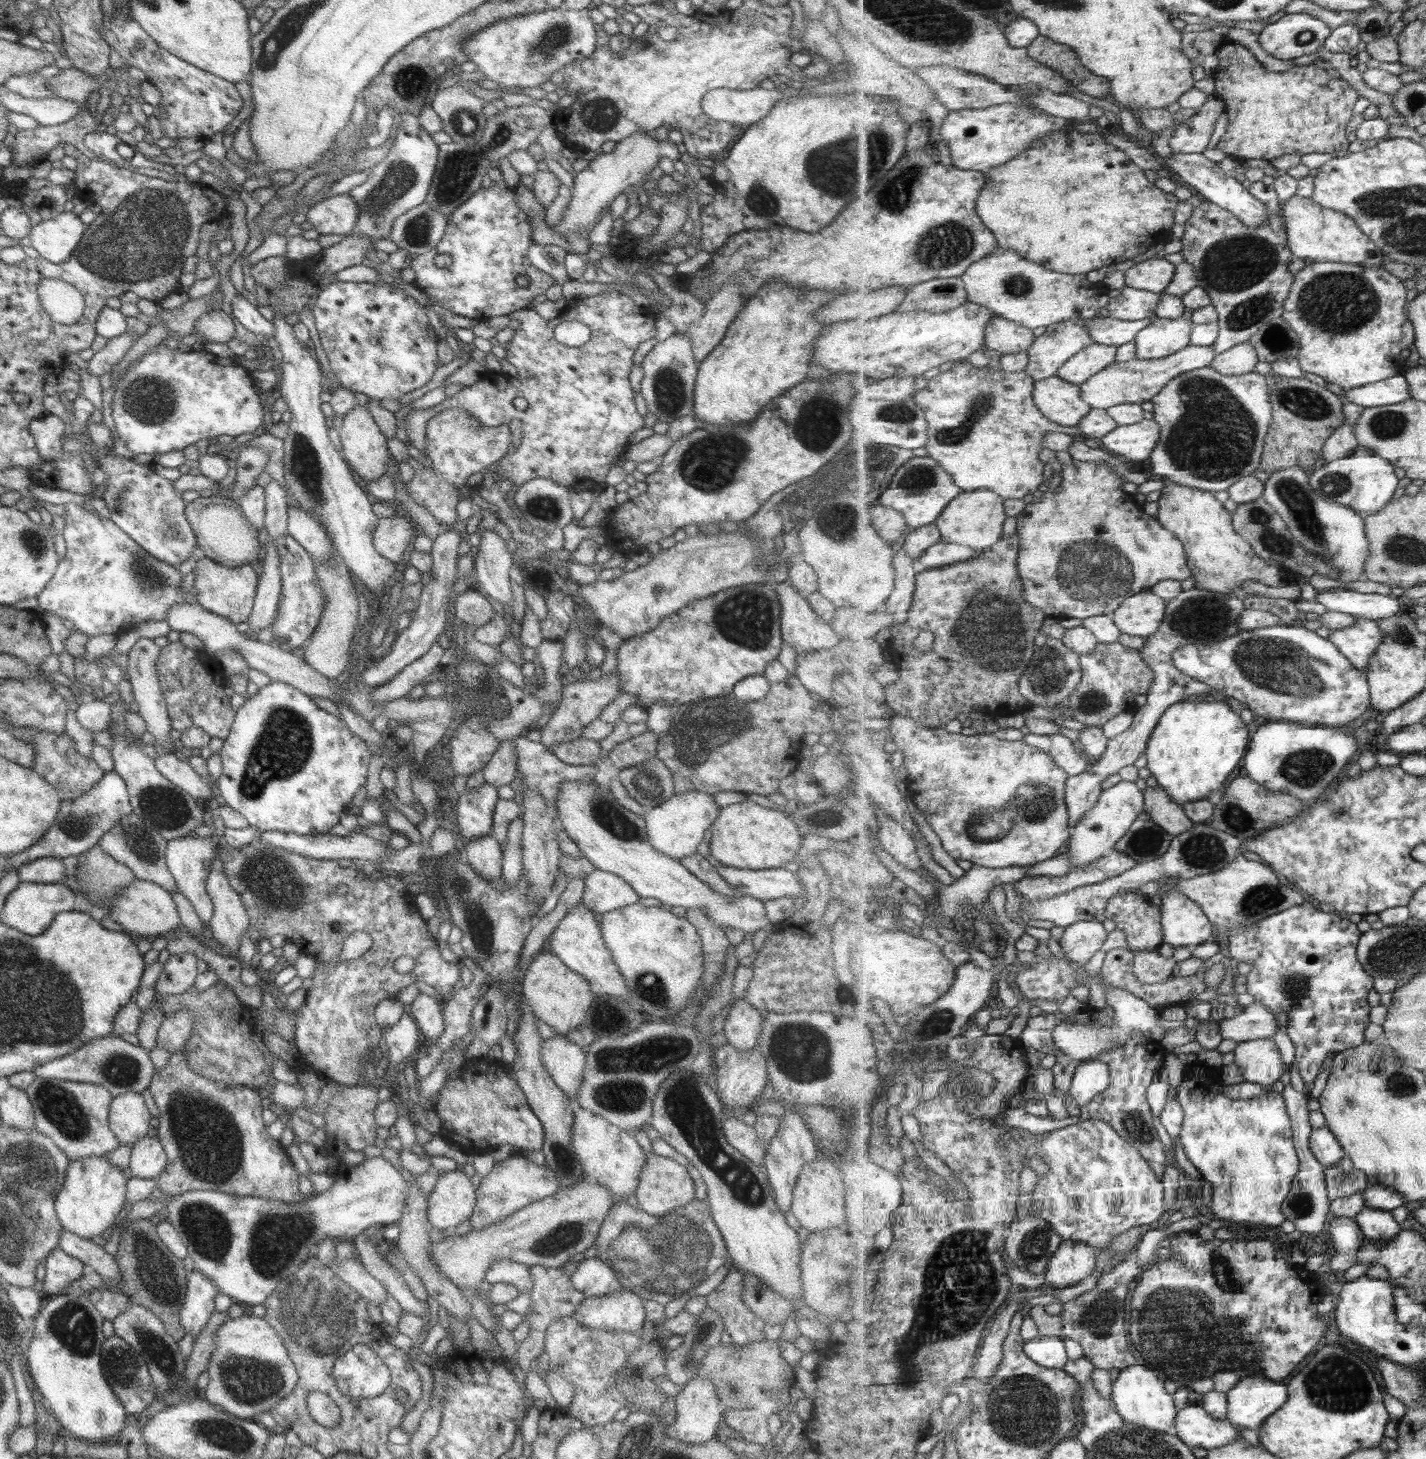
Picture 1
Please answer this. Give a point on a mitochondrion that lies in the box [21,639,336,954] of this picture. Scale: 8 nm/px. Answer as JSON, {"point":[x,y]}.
{"point":[285,745]}

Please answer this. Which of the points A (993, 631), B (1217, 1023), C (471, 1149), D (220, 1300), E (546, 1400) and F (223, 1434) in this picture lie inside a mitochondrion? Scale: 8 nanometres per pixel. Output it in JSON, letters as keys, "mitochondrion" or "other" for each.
{"A":"mitochondrion","B":"other","C":"other","D":"other","E":"other","F":"mitochondrion"}

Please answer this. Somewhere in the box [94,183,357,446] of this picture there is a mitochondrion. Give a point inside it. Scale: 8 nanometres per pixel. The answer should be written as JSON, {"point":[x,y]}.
{"point":[150,399]}

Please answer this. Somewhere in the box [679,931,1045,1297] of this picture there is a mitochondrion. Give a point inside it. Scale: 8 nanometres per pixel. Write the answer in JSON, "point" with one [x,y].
{"point":[800,1049]}

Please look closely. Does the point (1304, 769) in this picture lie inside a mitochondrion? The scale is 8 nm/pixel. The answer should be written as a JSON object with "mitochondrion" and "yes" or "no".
{"mitochondrion":"yes"}

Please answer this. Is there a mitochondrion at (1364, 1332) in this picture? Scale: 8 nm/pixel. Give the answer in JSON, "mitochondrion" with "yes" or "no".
{"mitochondrion":"no"}

